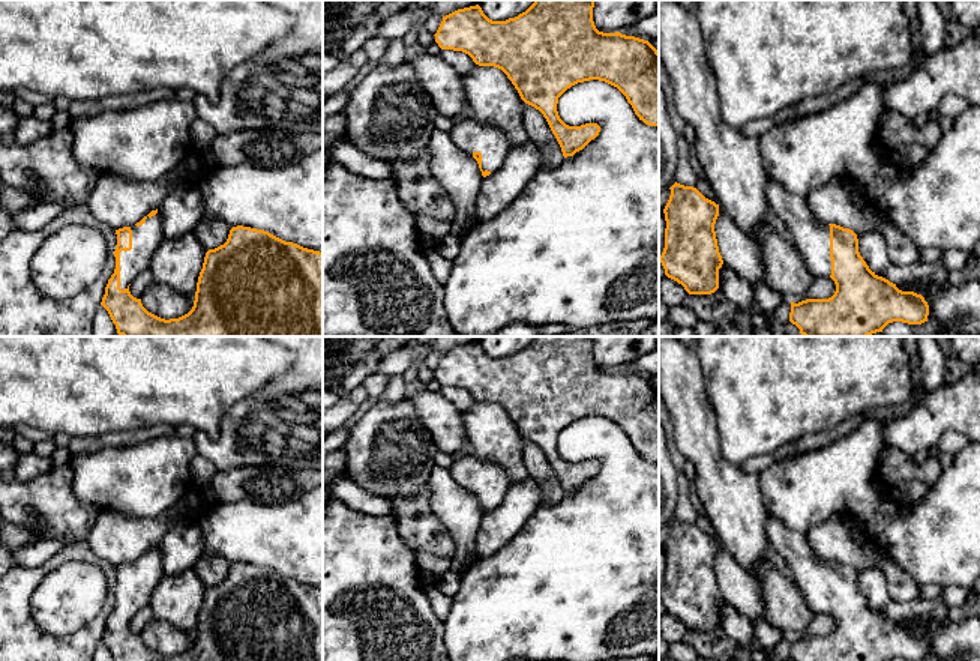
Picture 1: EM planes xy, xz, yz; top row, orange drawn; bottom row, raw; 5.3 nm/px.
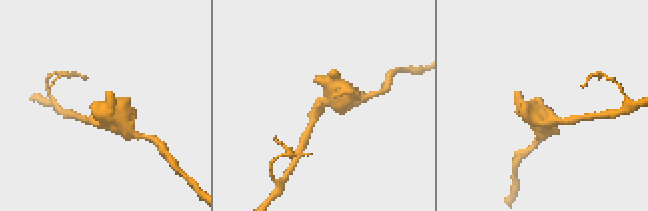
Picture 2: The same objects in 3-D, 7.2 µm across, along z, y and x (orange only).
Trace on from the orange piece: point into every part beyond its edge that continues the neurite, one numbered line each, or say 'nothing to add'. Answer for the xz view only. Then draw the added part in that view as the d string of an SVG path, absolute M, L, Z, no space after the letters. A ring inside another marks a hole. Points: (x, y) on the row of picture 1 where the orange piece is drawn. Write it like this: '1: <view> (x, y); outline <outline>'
1: xz (470, 135); outline M458 119L450 131L453 143L468 156L482 153L482 170L495 173L512 149L506 135L495 126L476 119Z

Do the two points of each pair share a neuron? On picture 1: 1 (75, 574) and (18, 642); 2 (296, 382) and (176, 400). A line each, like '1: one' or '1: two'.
1: two
2: two

